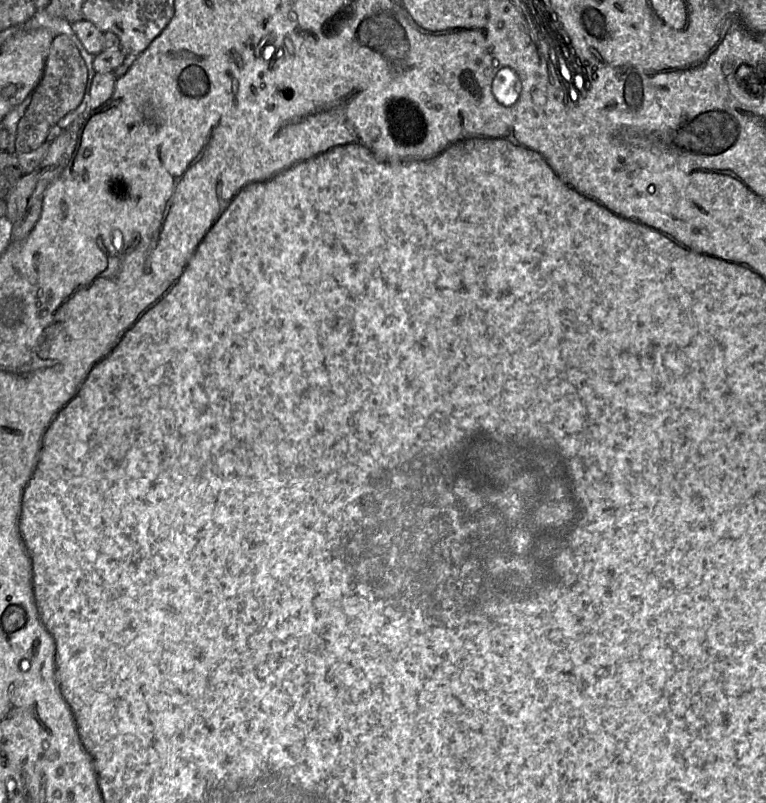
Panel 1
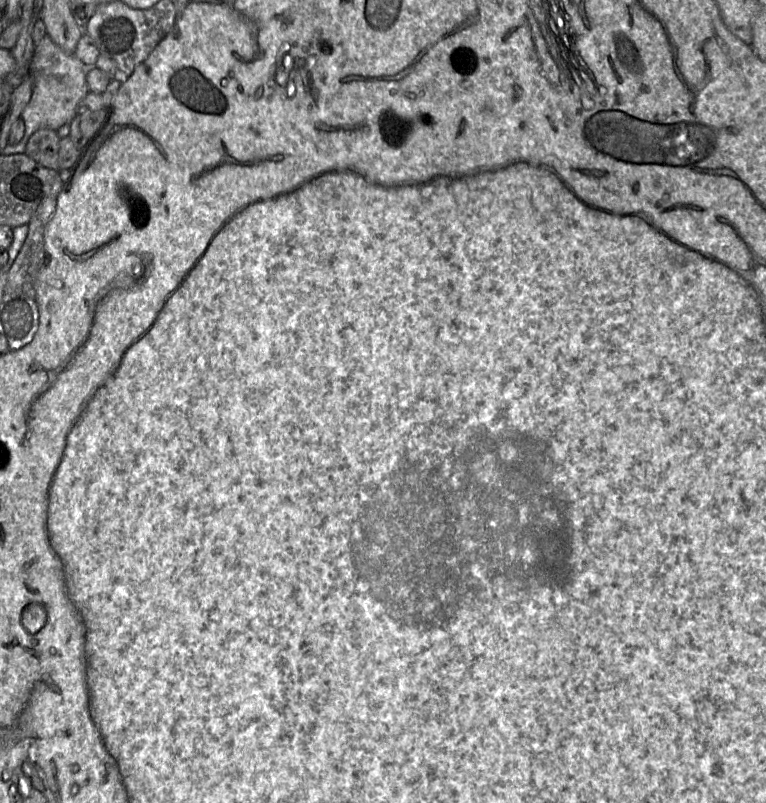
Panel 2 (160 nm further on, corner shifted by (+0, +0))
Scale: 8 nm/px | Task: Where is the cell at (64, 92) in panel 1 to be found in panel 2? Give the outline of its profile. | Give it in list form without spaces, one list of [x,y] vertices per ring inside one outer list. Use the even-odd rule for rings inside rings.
[[[39,129],[29,138],[24,153],[43,167],[59,172],[60,140],[55,130]]]

